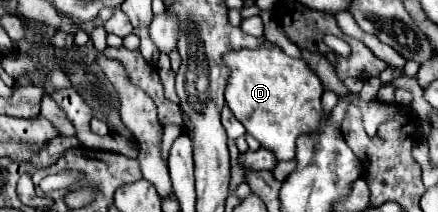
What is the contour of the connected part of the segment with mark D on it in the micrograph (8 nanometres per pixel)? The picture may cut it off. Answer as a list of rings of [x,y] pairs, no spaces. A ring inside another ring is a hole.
[[[263,42],[255,50],[241,48],[227,52],[223,64],[229,70],[225,102],[247,132],[277,154],[279,160],[295,158],[295,140],[301,134],[317,132],[321,120],[321,80],[303,60],[287,56],[279,46]]]

